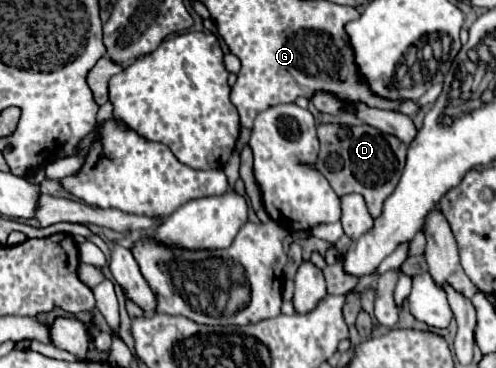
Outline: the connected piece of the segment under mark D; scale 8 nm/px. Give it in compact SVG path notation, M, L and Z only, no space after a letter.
M319 125L317 135L321 151L315 161L315 169L329 181L333 189L347 189L347 193L359 193L369 205L373 217L381 215L383 201L393 193L405 167L407 147L393 135L381 133L371 125Z

